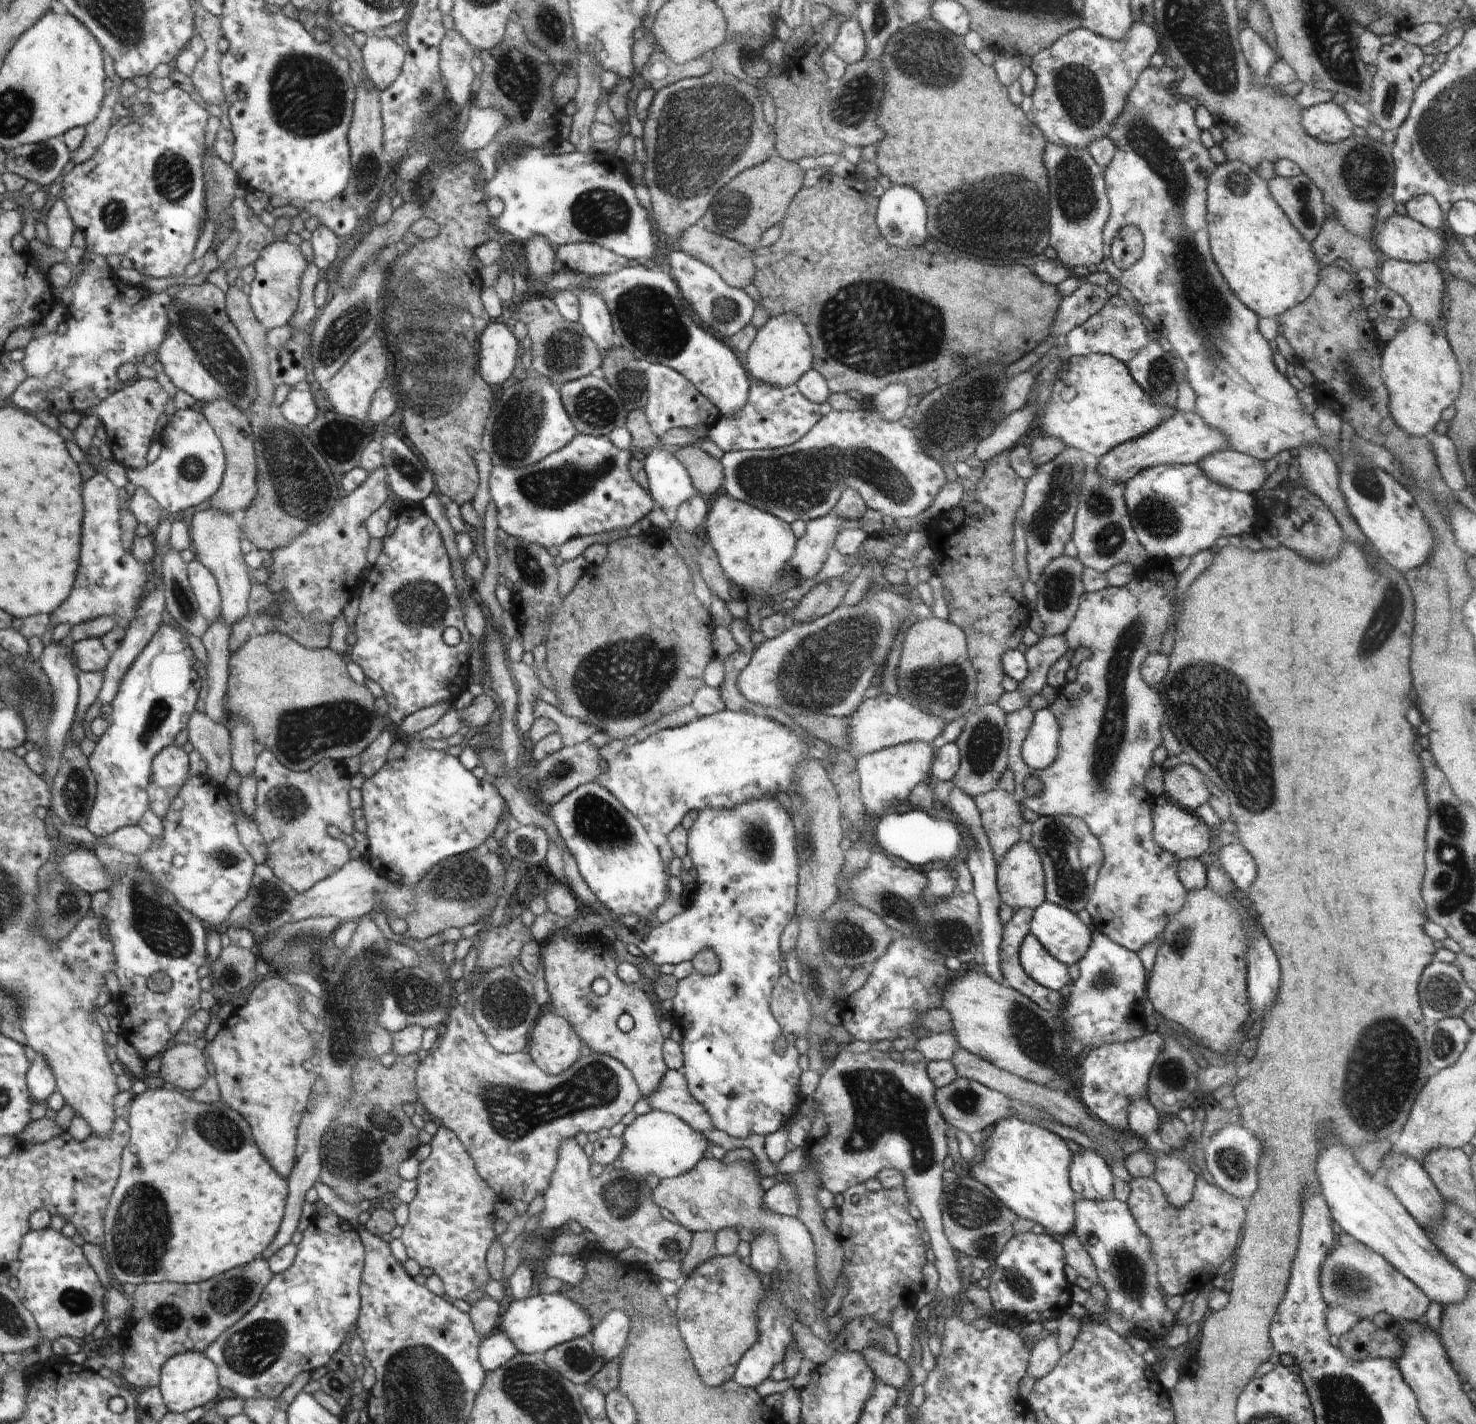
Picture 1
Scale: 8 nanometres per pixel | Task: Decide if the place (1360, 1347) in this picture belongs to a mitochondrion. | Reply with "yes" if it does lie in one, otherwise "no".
no

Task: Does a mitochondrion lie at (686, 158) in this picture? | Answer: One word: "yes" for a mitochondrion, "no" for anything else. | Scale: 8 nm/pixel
yes

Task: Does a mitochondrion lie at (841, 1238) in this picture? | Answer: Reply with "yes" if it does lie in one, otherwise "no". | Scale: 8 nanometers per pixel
no

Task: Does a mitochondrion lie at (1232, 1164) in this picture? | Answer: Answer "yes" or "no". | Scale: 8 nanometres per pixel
yes

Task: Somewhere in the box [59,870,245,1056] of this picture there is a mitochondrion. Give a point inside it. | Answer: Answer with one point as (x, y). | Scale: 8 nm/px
(161, 929)

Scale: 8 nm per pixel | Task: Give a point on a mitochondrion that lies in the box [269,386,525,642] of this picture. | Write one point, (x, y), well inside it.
(419, 604)

